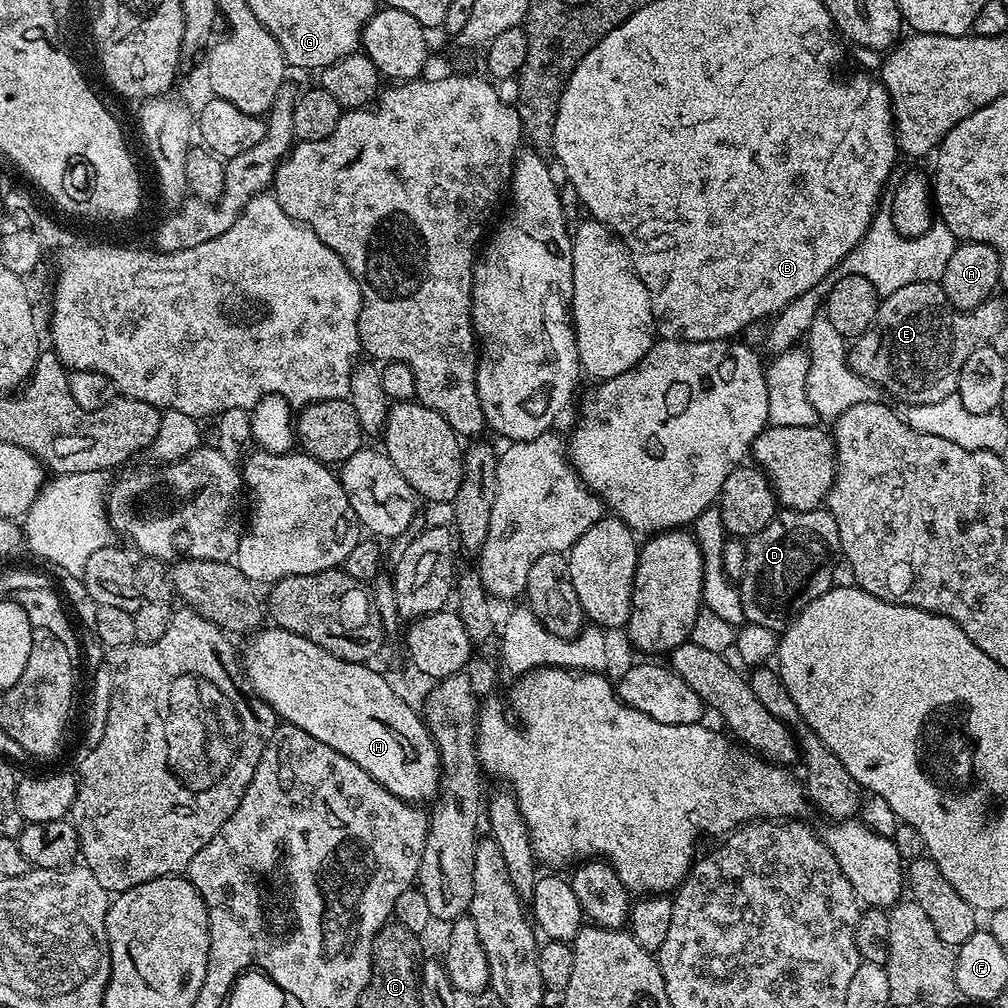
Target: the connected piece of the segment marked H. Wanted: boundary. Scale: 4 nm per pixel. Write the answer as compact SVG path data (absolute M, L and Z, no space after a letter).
M264 626L259 629L251 637L253 639L248 644L248 649L242 652L242 672L249 680L251 691L259 696L265 704L268 704L276 711L277 717L285 724L293 724L302 730L306 730L306 734L310 734L310 738L318 738L318 742L326 742L326 746L330 746L330 750L338 750L338 754L342 754L346 758L350 758L350 762L354 762L358 766L362 766L366 770L366 774L370 774L370 778L374 778L382 785L387 792L394 794L398 798L409 802L424 802L420 800L431 801L440 790L440 755L436 749L436 744L432 741L432 735L428 732L428 728L424 725L423 715L419 711L416 712L392 689L392 684L380 672L375 672L372 666L368 664L355 664L354 662L346 662L342 658L338 658L334 654L330 654L326 650L322 650L322 646L314 646L314 642L310 642L310 638L302 638L298 634L294 634L285 628L277 628L275 626Z

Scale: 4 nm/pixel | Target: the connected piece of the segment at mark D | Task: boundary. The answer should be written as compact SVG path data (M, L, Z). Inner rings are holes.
M823 507L809 512L781 511L761 532L747 541L744 549L744 569L738 574L738 587L742 598L742 610L749 624L768 627L774 633L781 633L792 619L814 598L826 594L833 587L832 559L840 552L838 522Z

